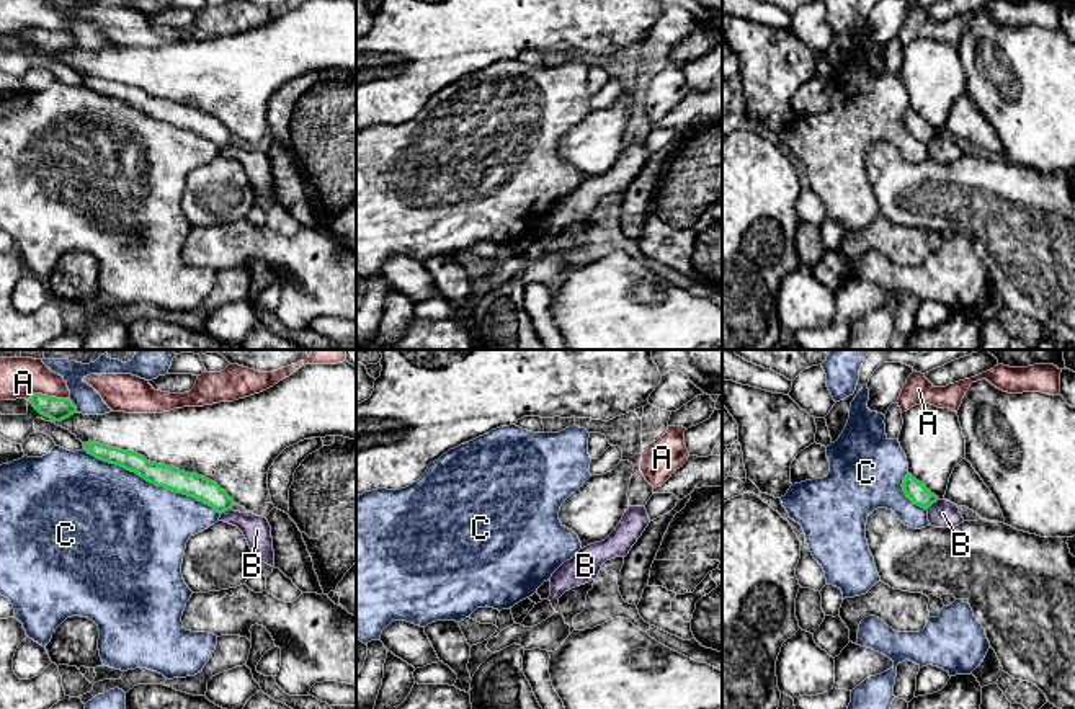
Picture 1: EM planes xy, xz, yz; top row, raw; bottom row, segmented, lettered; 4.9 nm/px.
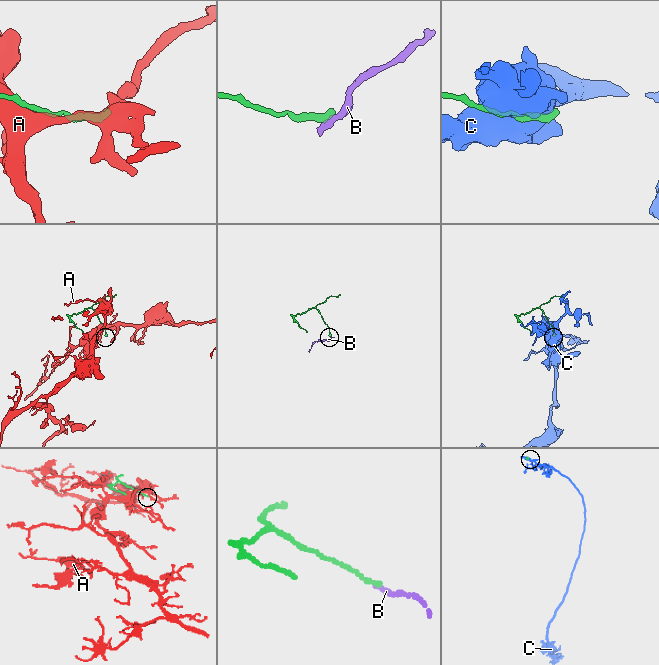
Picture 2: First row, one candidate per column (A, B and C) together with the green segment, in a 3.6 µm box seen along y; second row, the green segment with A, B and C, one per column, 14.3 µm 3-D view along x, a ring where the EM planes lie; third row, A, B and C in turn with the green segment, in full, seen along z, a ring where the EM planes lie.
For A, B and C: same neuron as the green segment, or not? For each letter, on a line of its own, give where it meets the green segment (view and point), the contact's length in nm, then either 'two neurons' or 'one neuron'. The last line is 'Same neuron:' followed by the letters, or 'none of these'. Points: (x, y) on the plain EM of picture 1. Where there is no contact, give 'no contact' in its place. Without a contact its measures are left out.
A: xy (48, 30) | 220 nm | two neurons
B: yz (932, 138) | 80 nm | two neurons
C: xy (152, 116) | 750 nm | two neurons
Same neuron: none of these

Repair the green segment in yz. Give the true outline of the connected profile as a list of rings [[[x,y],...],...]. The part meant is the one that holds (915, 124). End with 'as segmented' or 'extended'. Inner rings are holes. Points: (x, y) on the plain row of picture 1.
[[[907,108],[903,113],[903,126],[905,129],[918,140],[928,144],[939,132],[931,127],[920,114],[917,114],[912,108]]] | as segmented

